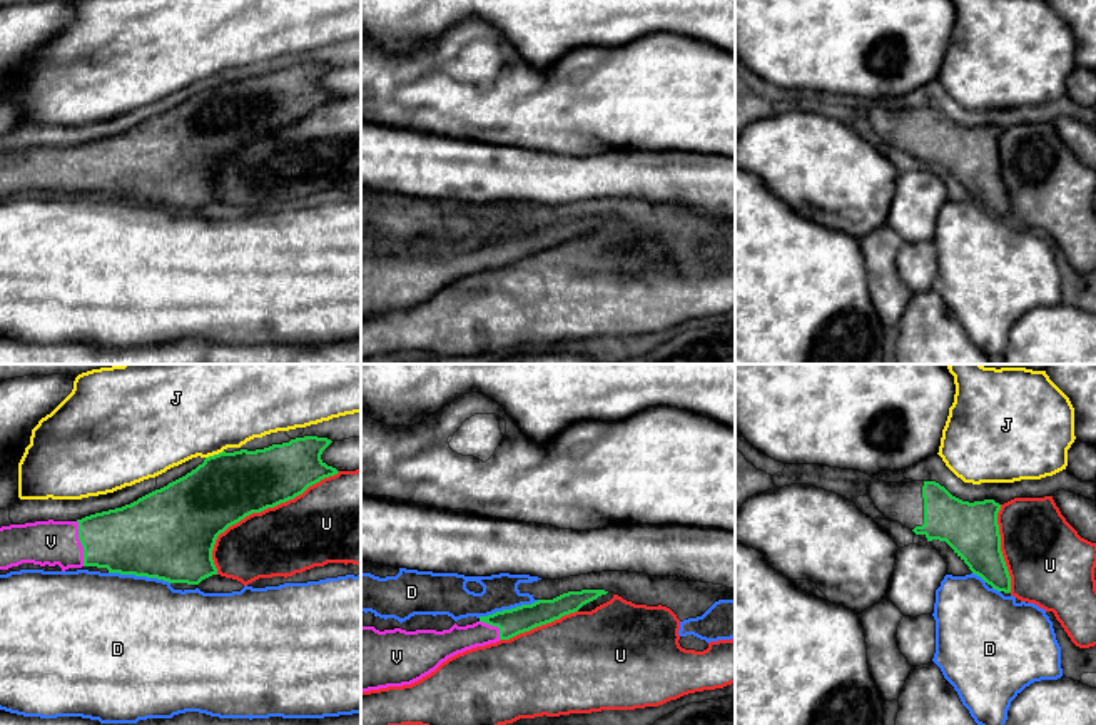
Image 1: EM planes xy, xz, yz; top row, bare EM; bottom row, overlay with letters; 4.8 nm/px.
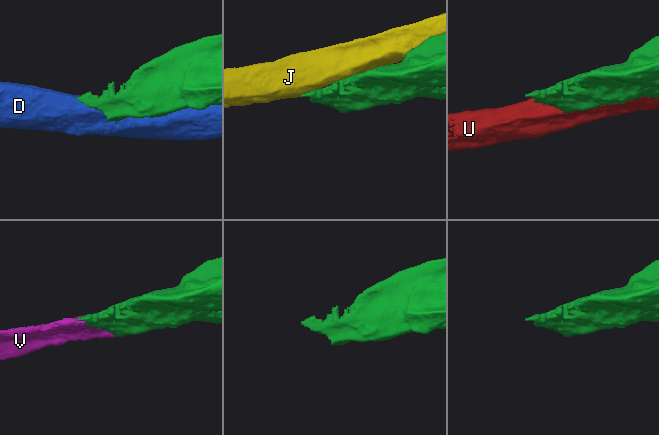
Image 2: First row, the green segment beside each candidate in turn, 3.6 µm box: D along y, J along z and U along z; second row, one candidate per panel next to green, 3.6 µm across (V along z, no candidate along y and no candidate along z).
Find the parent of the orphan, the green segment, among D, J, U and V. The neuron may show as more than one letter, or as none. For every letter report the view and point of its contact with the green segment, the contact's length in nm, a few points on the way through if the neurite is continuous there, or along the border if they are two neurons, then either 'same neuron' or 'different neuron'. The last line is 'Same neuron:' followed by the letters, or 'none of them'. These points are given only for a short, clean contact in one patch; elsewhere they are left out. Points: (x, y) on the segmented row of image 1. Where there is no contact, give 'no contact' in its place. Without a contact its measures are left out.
D: contact xy (139, 575); length 300 nm; different neuron
J: contact xy (214, 455); length 100 nm; different neuron
U: contact xy (259, 512); length 800 nm; different neuron
V: contact xy (81, 542); length 220 nm; same neuron
Same neuron: V

